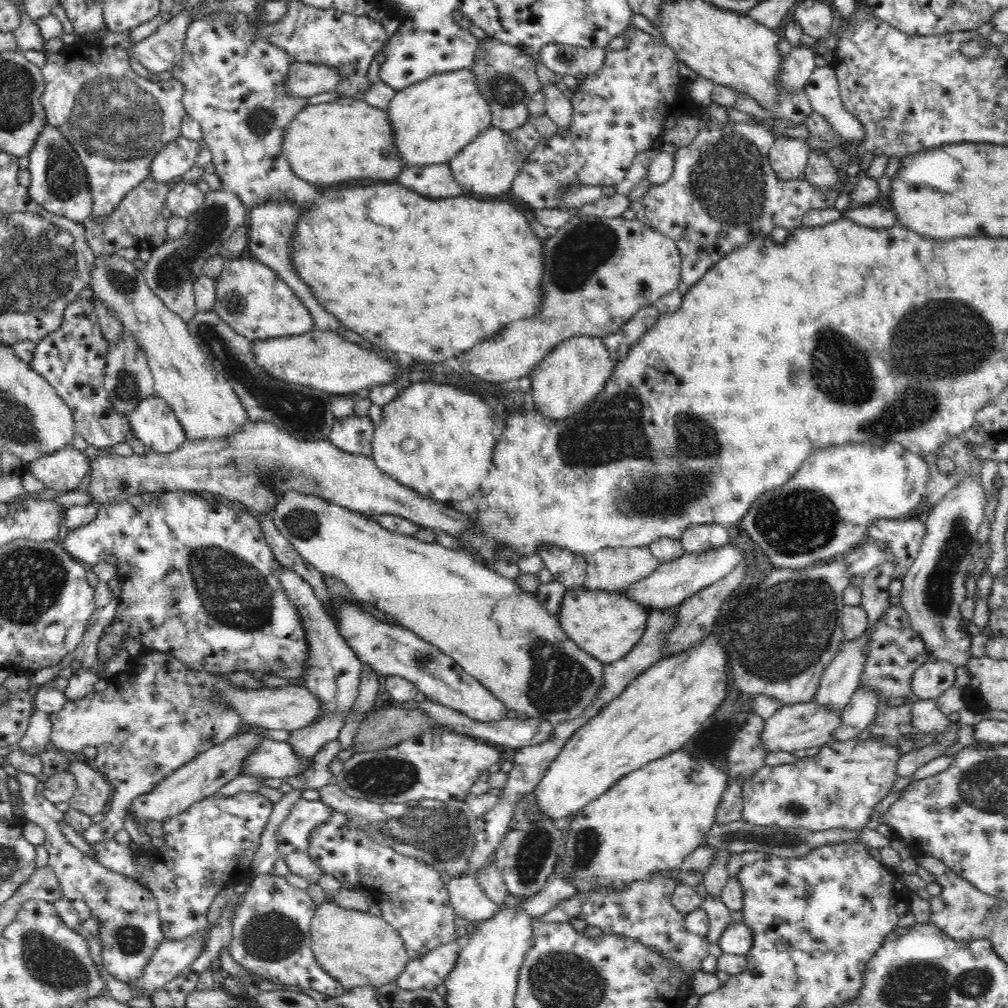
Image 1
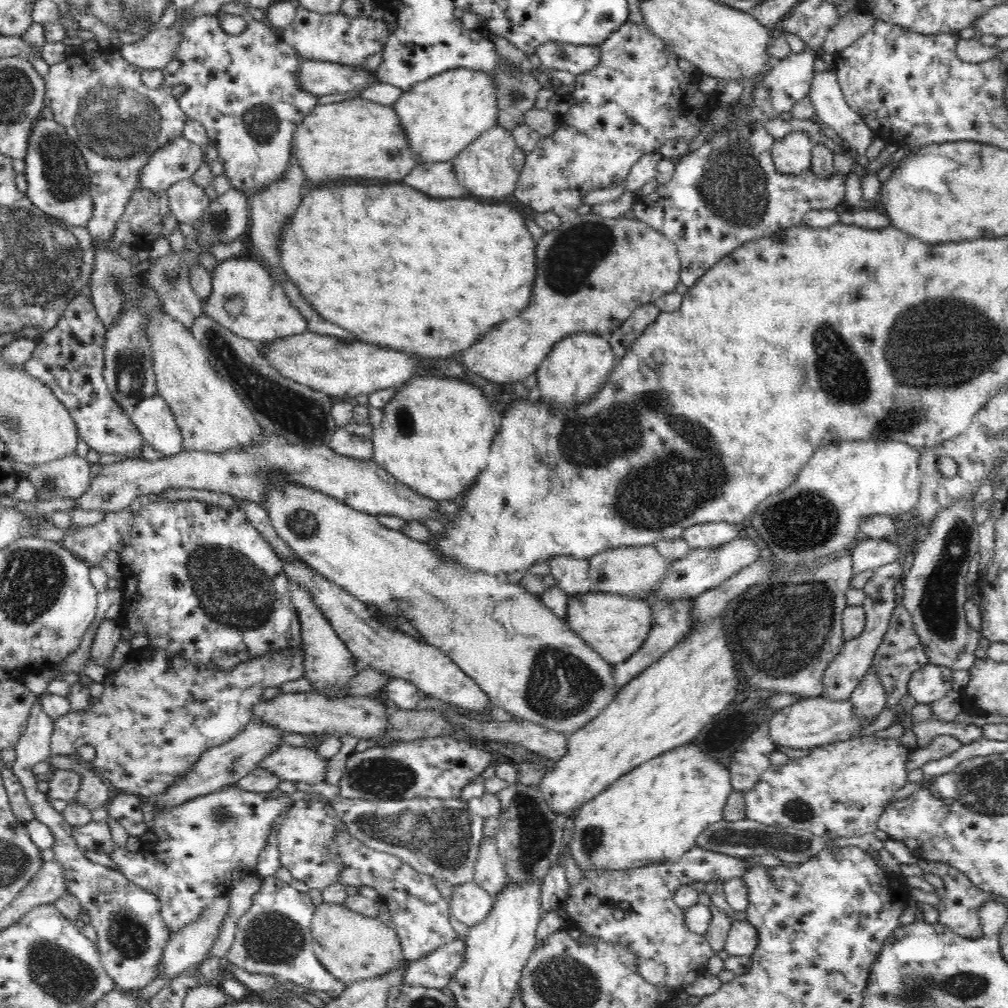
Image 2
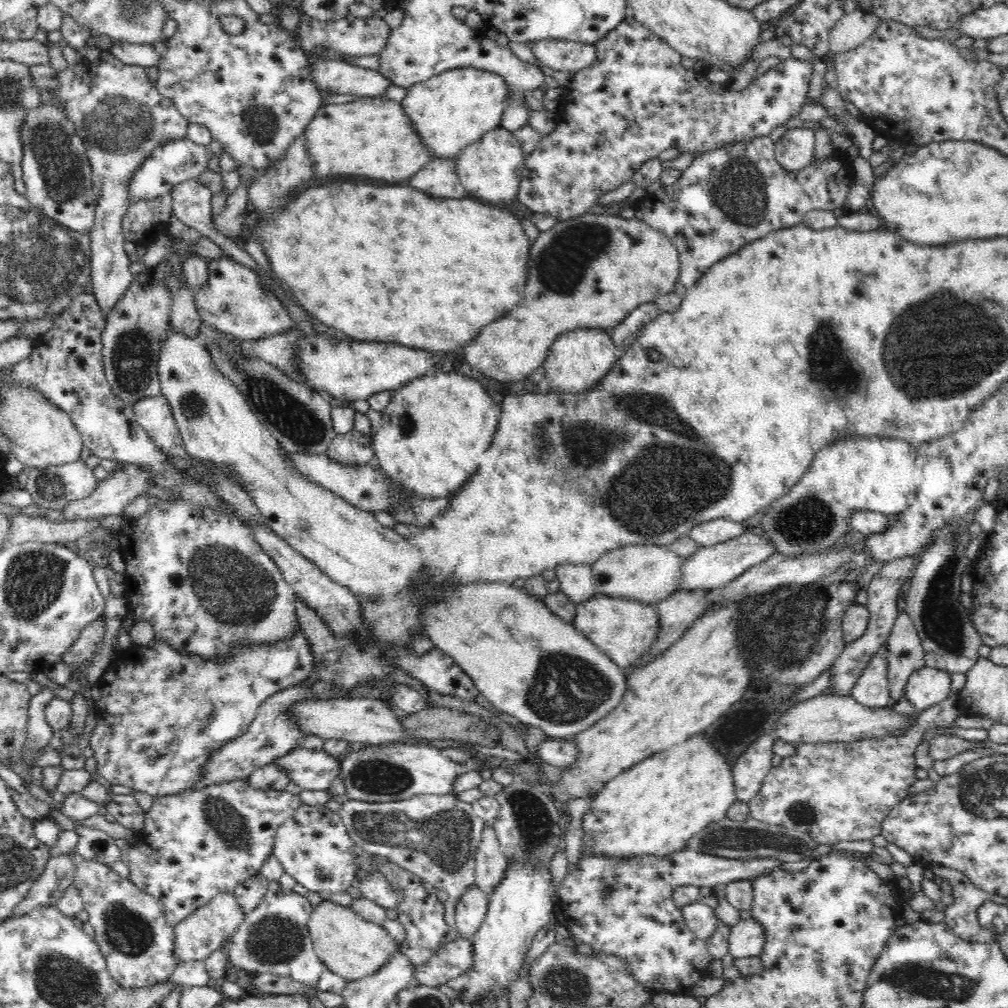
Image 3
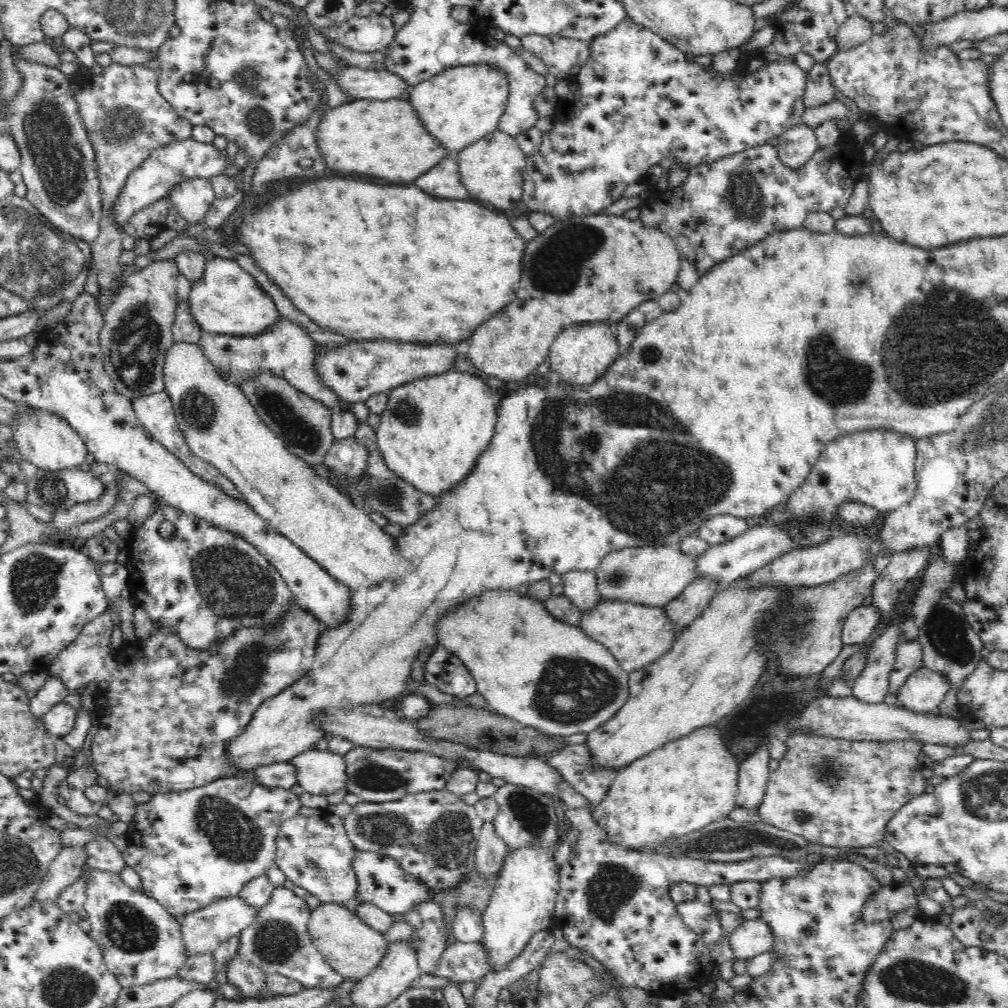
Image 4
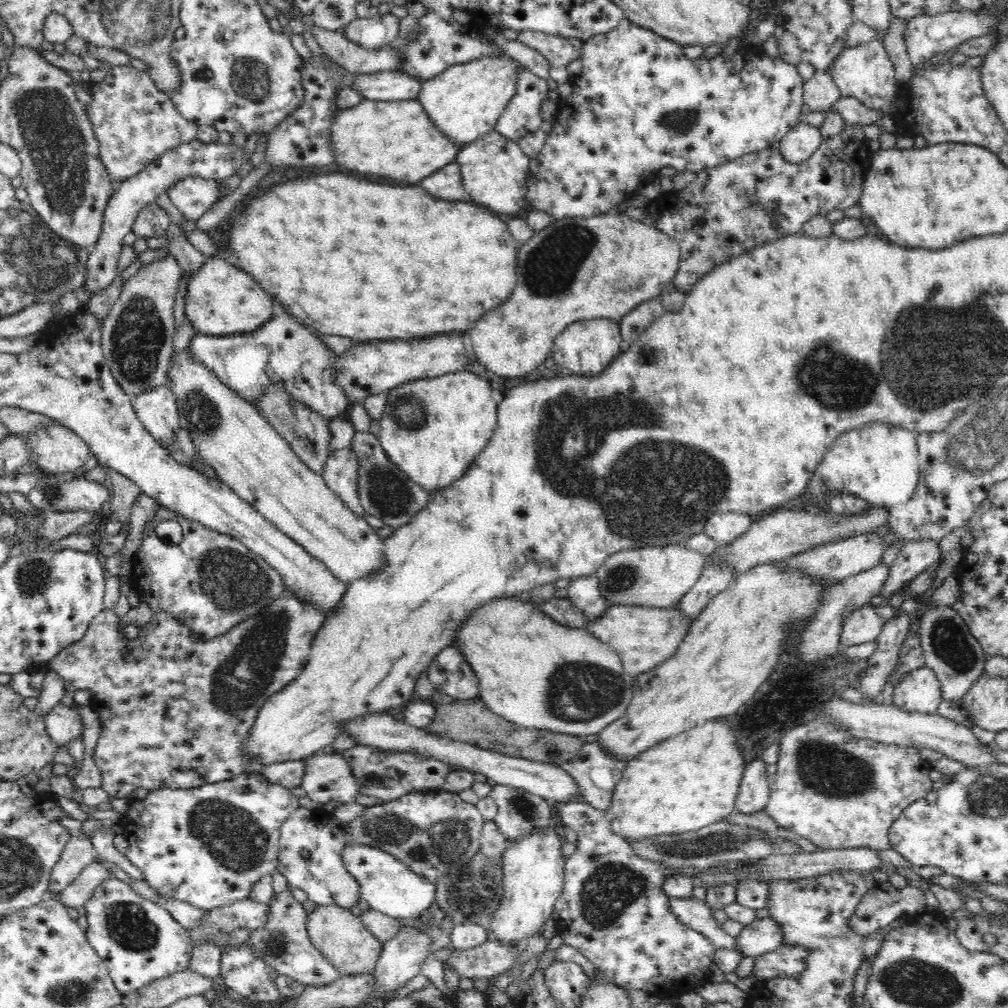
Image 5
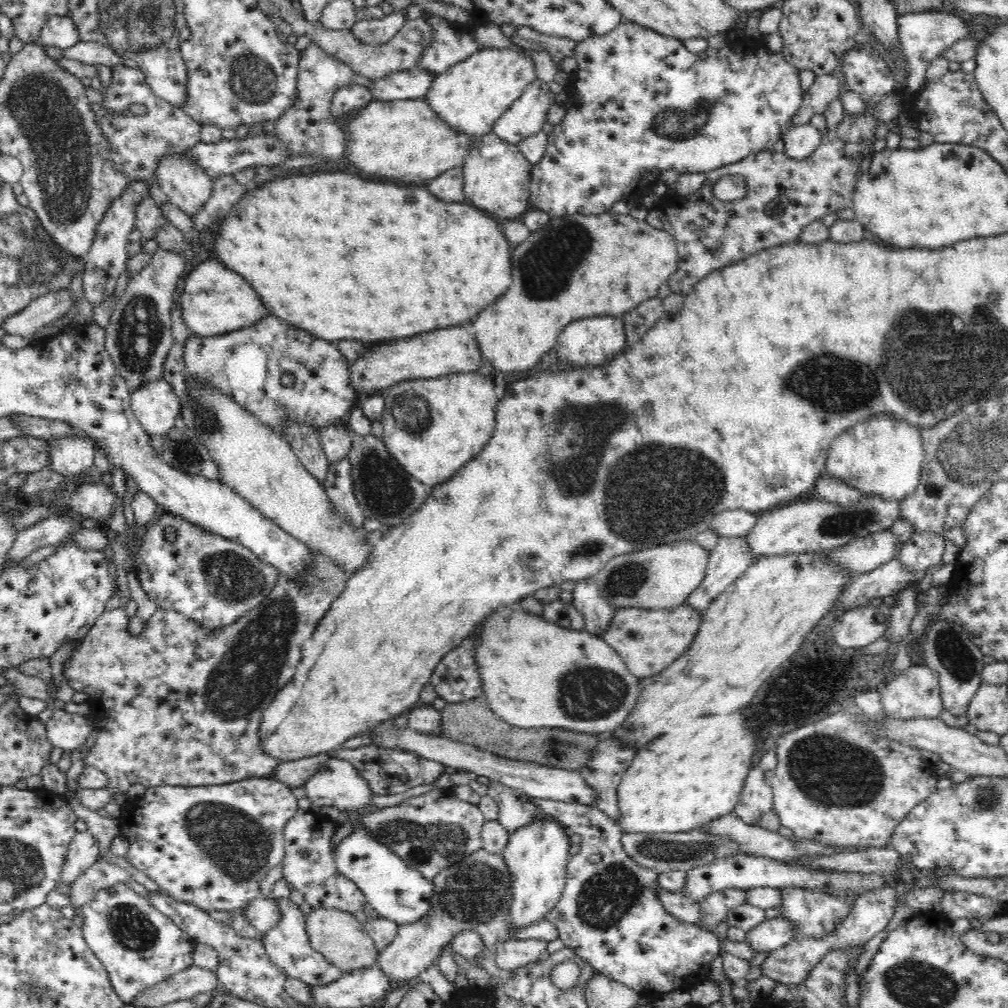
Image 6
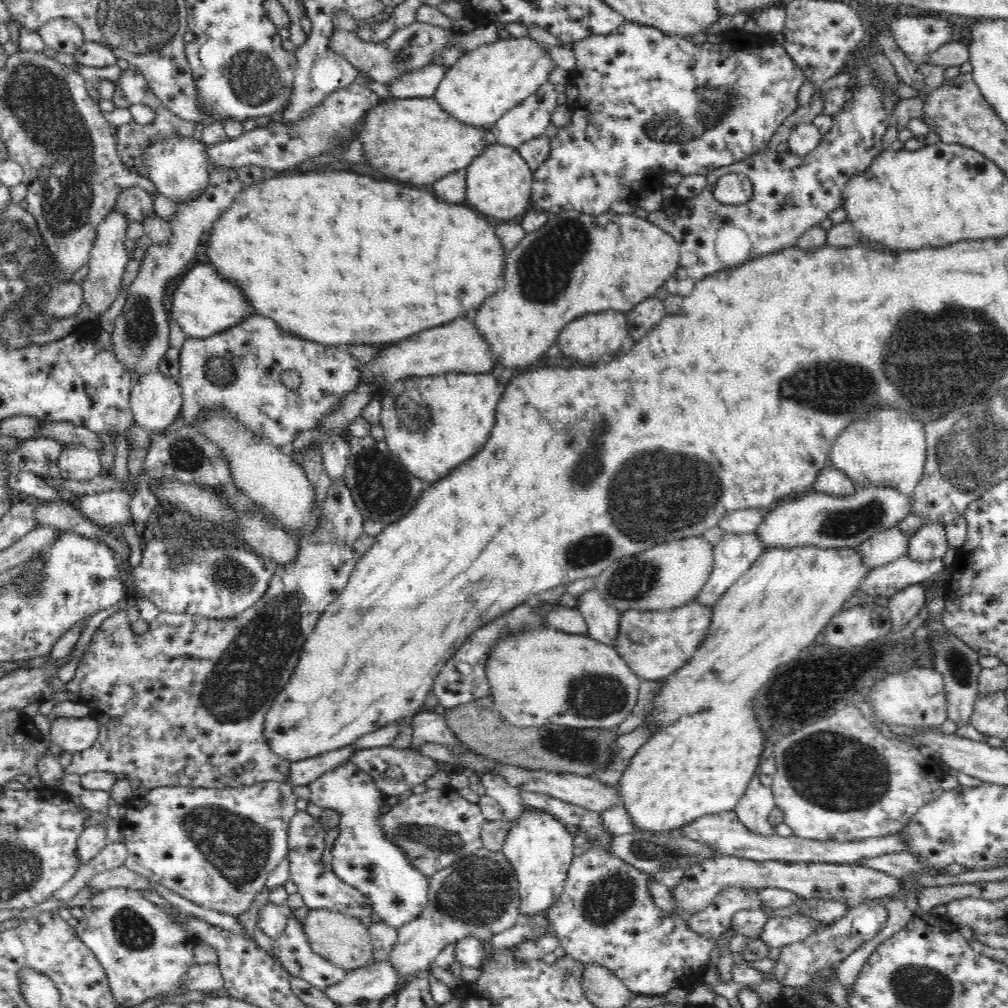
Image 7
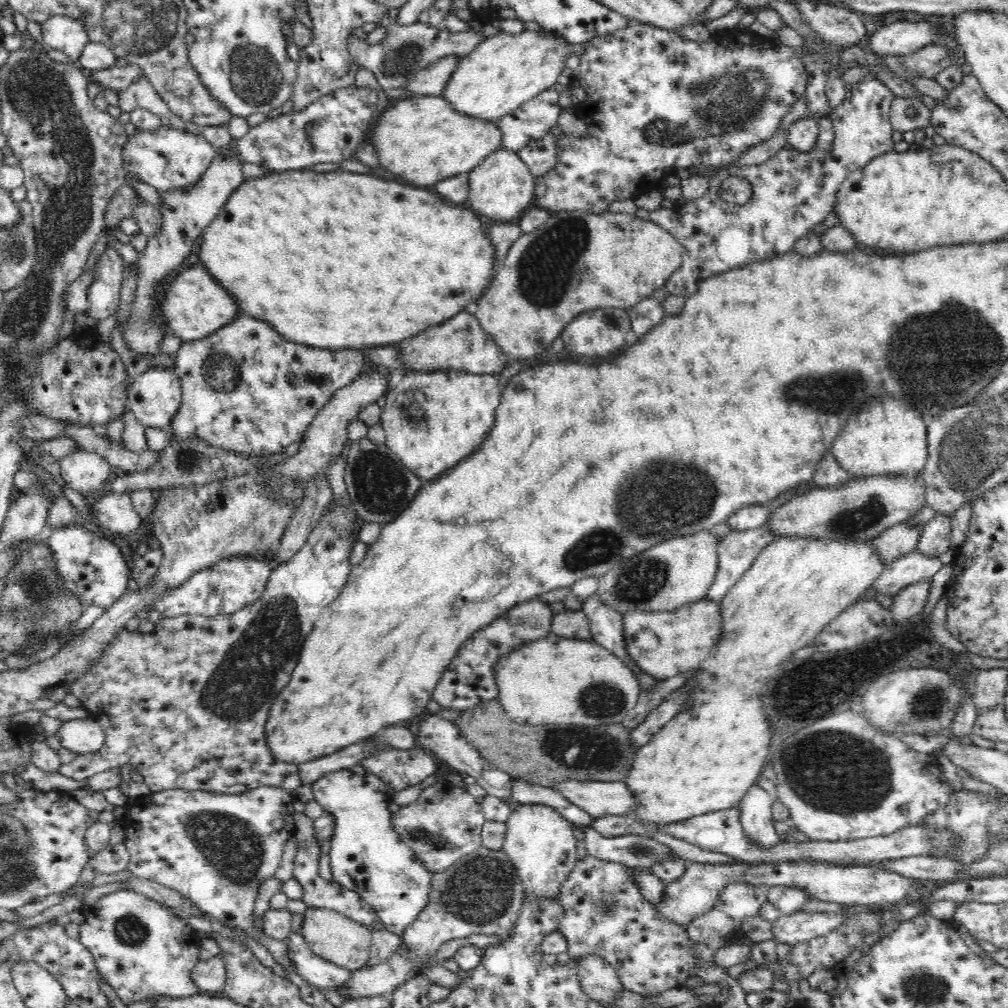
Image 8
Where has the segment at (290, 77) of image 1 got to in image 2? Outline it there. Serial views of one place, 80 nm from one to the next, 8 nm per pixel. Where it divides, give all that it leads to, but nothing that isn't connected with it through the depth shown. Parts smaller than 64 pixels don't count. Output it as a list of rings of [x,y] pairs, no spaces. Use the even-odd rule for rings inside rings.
[[[305,60],[299,74],[303,89],[316,96],[362,92],[380,83],[374,73],[358,66],[346,66],[329,60]]]

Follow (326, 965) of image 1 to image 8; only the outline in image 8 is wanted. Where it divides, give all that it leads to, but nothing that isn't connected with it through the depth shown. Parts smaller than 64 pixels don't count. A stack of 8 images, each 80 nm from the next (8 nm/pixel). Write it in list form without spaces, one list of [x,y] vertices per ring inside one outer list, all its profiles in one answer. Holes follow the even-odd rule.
[[[308,907],[303,914],[300,933],[318,957],[332,962],[335,966],[354,972],[367,966],[372,938],[370,931],[371,928],[334,910]]]

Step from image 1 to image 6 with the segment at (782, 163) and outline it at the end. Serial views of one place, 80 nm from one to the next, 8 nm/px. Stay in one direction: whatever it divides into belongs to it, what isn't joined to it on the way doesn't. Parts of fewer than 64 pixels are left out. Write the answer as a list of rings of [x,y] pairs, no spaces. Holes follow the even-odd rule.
[[[811,123],[792,127],[783,138],[785,153],[794,160],[802,160],[818,149],[823,133]]]

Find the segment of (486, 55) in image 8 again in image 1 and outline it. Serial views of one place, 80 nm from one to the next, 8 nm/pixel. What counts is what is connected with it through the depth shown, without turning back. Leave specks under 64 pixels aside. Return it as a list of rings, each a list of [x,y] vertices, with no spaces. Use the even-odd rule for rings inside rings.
[[[471,69],[448,71],[422,79],[399,90],[387,106],[395,147],[406,166],[450,162],[486,129],[492,127],[492,111]]]

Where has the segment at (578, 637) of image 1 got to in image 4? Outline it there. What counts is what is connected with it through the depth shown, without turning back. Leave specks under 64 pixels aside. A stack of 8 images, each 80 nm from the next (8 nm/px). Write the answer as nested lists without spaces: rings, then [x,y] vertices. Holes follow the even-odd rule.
[[[603,600],[591,611],[583,613],[580,625],[581,630],[590,638],[601,642],[610,649],[610,652],[622,665],[622,670],[625,670],[628,674],[632,674],[635,670],[646,668],[648,665],[656,662],[659,658],[662,658],[662,655],[665,655],[671,649],[674,641],[678,638],[676,625],[672,623],[672,619],[670,619],[670,615],[667,613],[665,607],[639,605],[638,603],[633,602]]]

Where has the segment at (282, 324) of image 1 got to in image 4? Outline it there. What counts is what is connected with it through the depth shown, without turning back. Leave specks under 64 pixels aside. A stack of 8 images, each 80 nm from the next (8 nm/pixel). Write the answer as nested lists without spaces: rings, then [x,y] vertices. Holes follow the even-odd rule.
[[[209,257],[198,280],[192,282],[189,298],[190,315],[202,331],[214,334],[252,336],[272,326],[281,316],[275,302],[249,272],[234,259]]]

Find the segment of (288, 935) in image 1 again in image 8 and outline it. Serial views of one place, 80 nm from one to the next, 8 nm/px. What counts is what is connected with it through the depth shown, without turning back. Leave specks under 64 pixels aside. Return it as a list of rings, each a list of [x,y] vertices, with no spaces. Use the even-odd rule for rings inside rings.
[[[291,932],[287,938],[287,954],[290,954],[298,975],[317,988],[343,986],[352,978],[353,972],[314,954],[300,932]]]

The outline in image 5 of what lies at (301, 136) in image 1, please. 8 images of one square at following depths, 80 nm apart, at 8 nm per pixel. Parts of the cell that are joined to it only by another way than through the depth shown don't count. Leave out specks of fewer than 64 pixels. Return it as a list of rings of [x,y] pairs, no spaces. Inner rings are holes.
[[[418,99],[382,101],[364,101],[349,109],[337,110],[334,113],[332,136],[334,139],[335,162],[348,170],[356,170],[360,174],[386,176],[394,182],[419,184],[440,168],[457,160],[458,153],[465,147],[448,138],[430,120]]]

